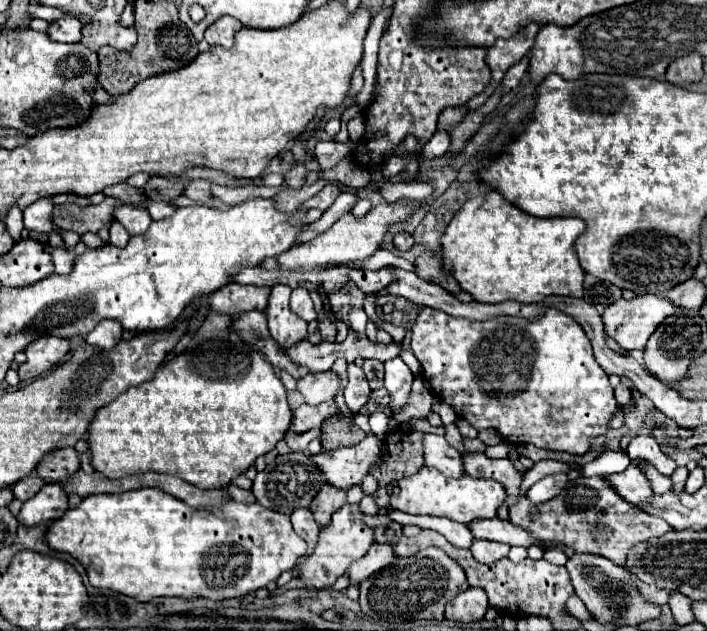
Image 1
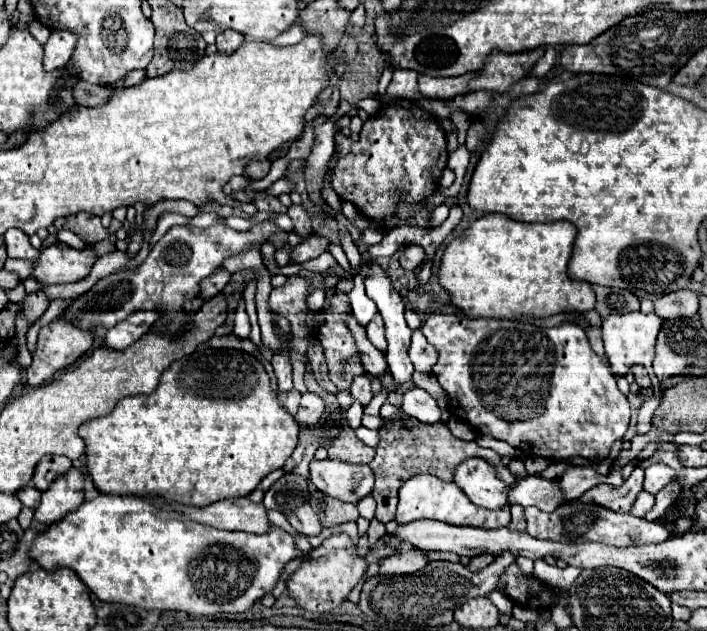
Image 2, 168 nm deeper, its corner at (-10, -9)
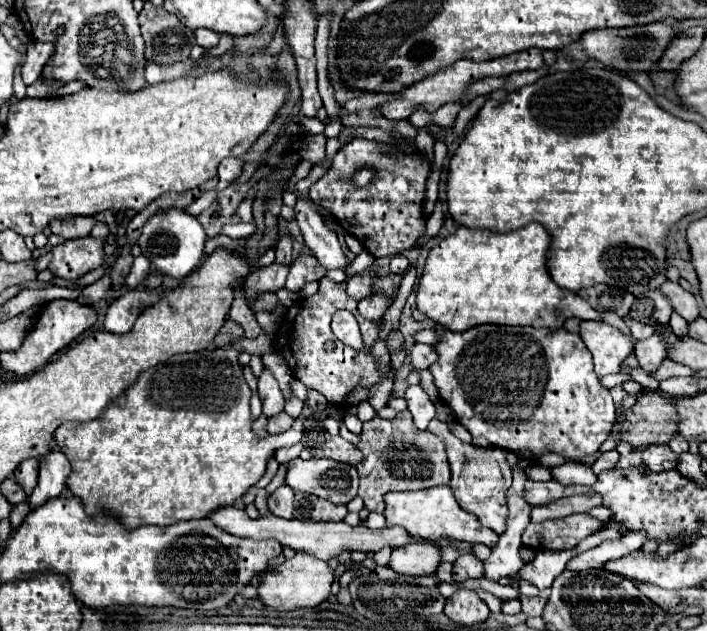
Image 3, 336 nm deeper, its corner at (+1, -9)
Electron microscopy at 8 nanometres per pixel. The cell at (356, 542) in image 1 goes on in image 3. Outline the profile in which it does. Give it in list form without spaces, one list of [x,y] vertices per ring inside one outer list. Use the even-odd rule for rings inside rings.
[[[299,551],[293,559],[287,559],[285,563],[265,573],[265,577],[259,583],[257,595],[263,605],[275,611],[291,611],[299,607],[317,607],[329,597],[331,585],[333,585],[333,569],[325,561]]]

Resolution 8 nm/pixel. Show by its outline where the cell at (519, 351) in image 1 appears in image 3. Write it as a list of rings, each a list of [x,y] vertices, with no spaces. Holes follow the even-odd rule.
[[[479,325],[473,327],[465,333],[453,333],[453,331],[443,331],[439,335],[439,343],[435,345],[439,359],[437,363],[433,363],[431,373],[435,377],[435,385],[439,389],[439,397],[453,409],[455,419],[473,435],[473,437],[485,437],[491,445],[497,445],[505,451],[511,451],[519,457],[541,457],[545,453],[559,453],[565,459],[585,459],[587,455],[595,455],[599,451],[599,447],[603,445],[603,441],[609,437],[611,427],[615,423],[615,403],[609,395],[609,391],[599,383],[599,377],[593,371],[593,359],[591,355],[585,351],[585,345],[581,341],[579,335],[569,333],[565,329],[557,329],[557,331],[549,331],[549,329],[533,329],[533,327],[503,327],[503,325]]]

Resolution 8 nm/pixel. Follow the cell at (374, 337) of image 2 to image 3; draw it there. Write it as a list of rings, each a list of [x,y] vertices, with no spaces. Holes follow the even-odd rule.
[[[375,293],[359,301],[359,313],[369,319],[381,319],[383,313],[389,309],[389,305],[391,305],[391,299],[387,295]]]

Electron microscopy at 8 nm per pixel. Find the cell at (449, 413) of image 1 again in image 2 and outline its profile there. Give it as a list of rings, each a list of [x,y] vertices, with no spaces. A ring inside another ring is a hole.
[[[412,387],[402,395],[402,407],[406,415],[416,417],[422,423],[434,423],[442,419],[442,409],[436,405],[436,401],[420,387]]]

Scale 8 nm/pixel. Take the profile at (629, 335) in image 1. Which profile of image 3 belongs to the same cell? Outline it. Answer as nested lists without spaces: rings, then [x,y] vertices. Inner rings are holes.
[[[579,323],[579,335],[593,355],[595,373],[605,377],[609,373],[619,373],[621,361],[631,353],[631,341],[615,327],[607,323]]]

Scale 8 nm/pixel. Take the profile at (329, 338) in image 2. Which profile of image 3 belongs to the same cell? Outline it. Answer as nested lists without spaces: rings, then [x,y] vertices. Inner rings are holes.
[[[323,277],[319,281],[319,291],[313,297],[299,299],[285,311],[285,315],[281,317],[279,329],[273,337],[273,349],[285,359],[285,363],[293,371],[293,377],[299,379],[307,389],[315,389],[327,401],[331,401],[331,405],[335,405],[339,409],[347,409],[347,407],[359,405],[363,401],[369,401],[373,387],[377,383],[381,383],[383,379],[387,379],[387,377],[395,379],[395,371],[391,367],[387,373],[379,371],[377,359],[371,353],[373,343],[379,339],[379,325],[381,325],[381,321],[371,321],[371,319],[365,319],[359,315],[357,301],[347,295],[345,283],[335,283],[327,277]],[[339,309],[347,309],[357,319],[361,319],[361,337],[363,337],[361,349],[347,347],[333,335],[331,317]],[[327,343],[333,343],[331,351],[325,349]]]

